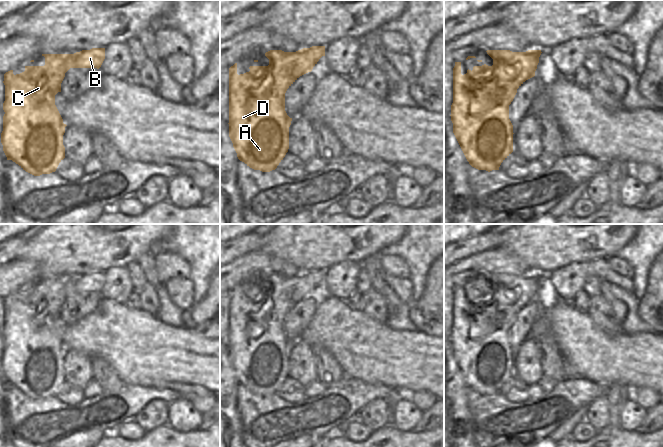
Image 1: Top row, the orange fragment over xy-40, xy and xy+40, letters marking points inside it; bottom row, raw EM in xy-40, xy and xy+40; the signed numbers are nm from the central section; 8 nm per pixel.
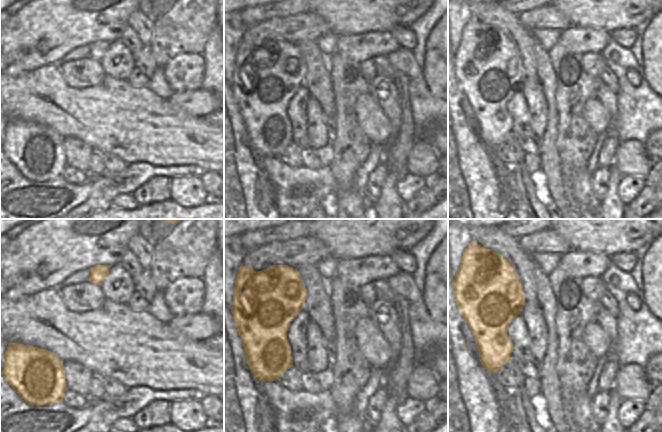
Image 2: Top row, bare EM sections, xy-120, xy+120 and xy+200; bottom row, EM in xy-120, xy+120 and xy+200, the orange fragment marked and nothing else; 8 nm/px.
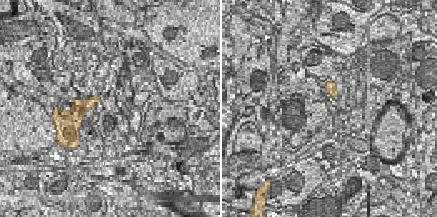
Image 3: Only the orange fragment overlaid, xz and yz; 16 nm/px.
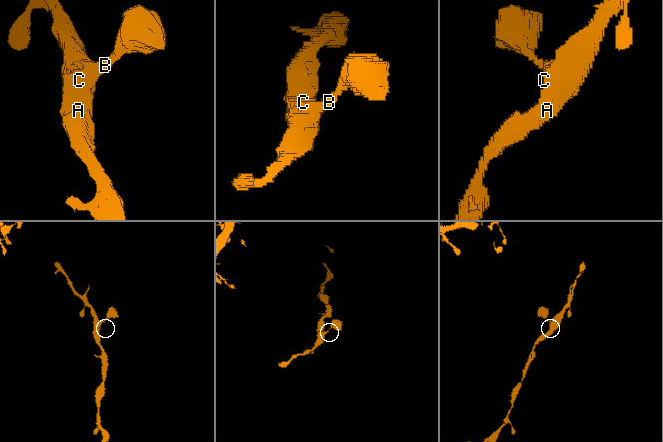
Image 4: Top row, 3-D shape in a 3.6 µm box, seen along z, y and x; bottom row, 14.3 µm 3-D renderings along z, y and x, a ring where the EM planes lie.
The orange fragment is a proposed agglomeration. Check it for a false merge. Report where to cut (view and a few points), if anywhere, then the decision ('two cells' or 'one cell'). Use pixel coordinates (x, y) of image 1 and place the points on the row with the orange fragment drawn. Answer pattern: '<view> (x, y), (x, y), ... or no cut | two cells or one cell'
no cut | one cell

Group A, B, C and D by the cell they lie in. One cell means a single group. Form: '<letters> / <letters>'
A B C D

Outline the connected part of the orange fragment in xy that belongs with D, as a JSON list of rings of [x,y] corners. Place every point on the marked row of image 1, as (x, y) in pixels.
[[[312,46],[310,48],[303,48],[296,52],[284,52],[282,50],[270,50],[265,53],[265,56],[269,59],[268,66],[250,66],[249,72],[244,74],[237,74],[237,63],[229,68],[229,137],[233,143],[233,147],[237,153],[237,157],[240,161],[244,162],[247,166],[254,170],[260,170],[262,172],[270,172],[275,170],[279,163],[283,160],[289,149],[289,127],[291,125],[292,118],[290,118],[285,111],[285,93],[287,89],[302,75],[311,72],[313,67],[317,64],[322,56],[325,56],[325,46]]]

